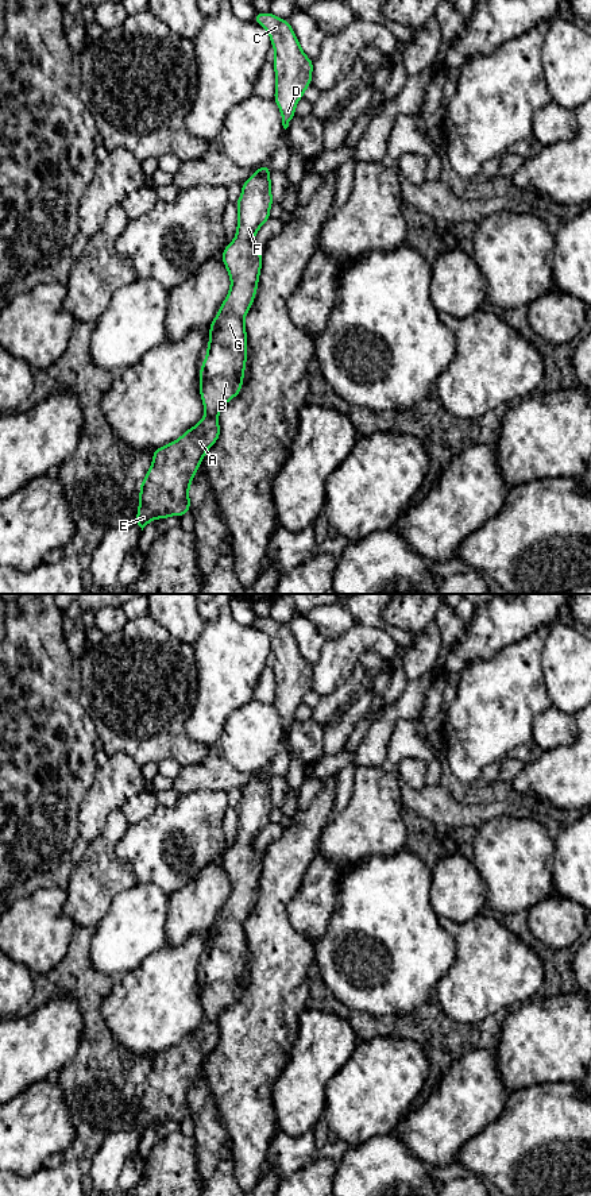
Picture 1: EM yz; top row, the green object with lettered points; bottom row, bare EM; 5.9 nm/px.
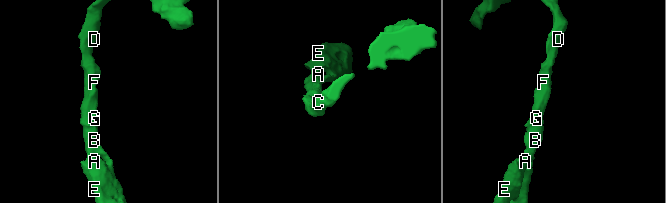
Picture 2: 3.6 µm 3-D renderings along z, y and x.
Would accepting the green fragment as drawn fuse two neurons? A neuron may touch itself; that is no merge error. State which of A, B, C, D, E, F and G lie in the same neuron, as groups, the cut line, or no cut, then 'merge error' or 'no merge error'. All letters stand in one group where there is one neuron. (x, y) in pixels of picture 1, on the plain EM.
groups A B C D E F G; cut none; no merge error

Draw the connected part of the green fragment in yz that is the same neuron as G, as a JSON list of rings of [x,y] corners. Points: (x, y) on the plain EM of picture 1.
[[[263,769],[246,787],[236,807],[236,842],[221,859],[231,881],[231,894],[209,930],[206,962],[200,973],[204,1021],[178,1045],[154,1056],[152,1069],[140,1089],[136,1119],[143,1133],[154,1123],[182,1122],[190,1115],[189,1091],[206,1056],[220,1041],[219,1016],[240,995],[247,967],[244,922],[254,907],[262,856],[252,844],[269,825],[271,802],[270,772]]]

